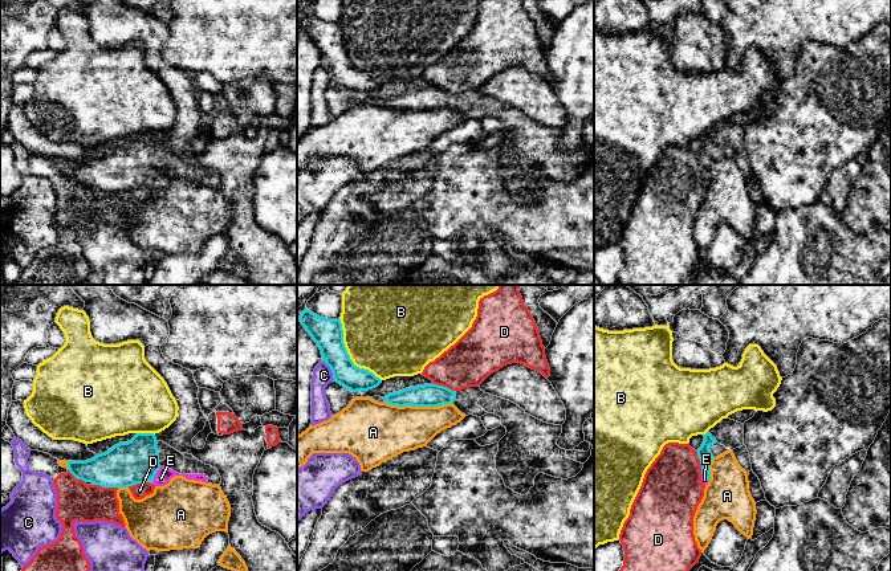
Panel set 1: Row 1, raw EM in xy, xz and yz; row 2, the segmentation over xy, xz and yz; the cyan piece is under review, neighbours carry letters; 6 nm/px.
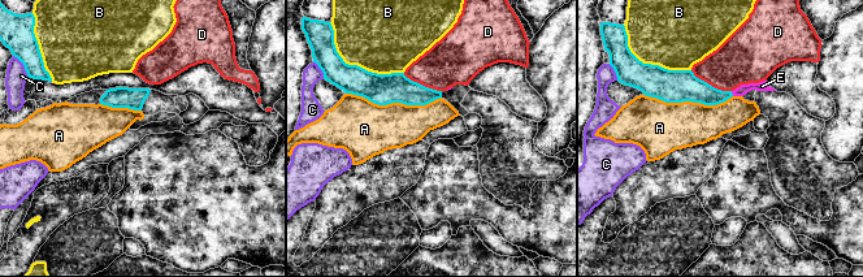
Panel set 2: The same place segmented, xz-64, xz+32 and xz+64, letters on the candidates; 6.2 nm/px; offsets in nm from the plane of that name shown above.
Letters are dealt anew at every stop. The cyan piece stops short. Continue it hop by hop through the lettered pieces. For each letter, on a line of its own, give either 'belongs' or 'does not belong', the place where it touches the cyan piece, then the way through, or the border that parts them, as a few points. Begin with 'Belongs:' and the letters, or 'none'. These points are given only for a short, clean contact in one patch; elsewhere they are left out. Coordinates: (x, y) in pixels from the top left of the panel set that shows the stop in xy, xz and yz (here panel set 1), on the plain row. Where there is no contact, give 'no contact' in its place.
Belongs: E
A: does not belong; contact xz (419, 109)
B: does not belong; contact xz (348, 57)
C: does not belong; contact xz (330, 72)
D: does not belong; contact yz (700, 166)
E: belongs; contact xy (155, 176); way xy (137, 164), (155, 176), (163, 179)

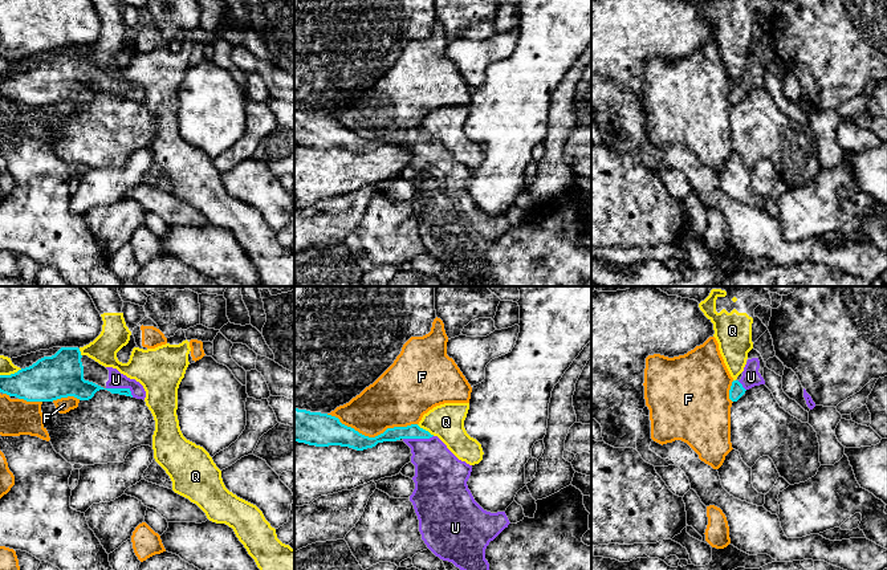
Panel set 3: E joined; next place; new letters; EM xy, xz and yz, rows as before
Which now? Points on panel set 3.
Belongs: U
F: does not belong; contact xz (371, 141)
Q: does not belong; contact xz (424, 133)
U: belongs; contact xy (121, 92); way xy (84, 93), (121, 92), (116, 82)

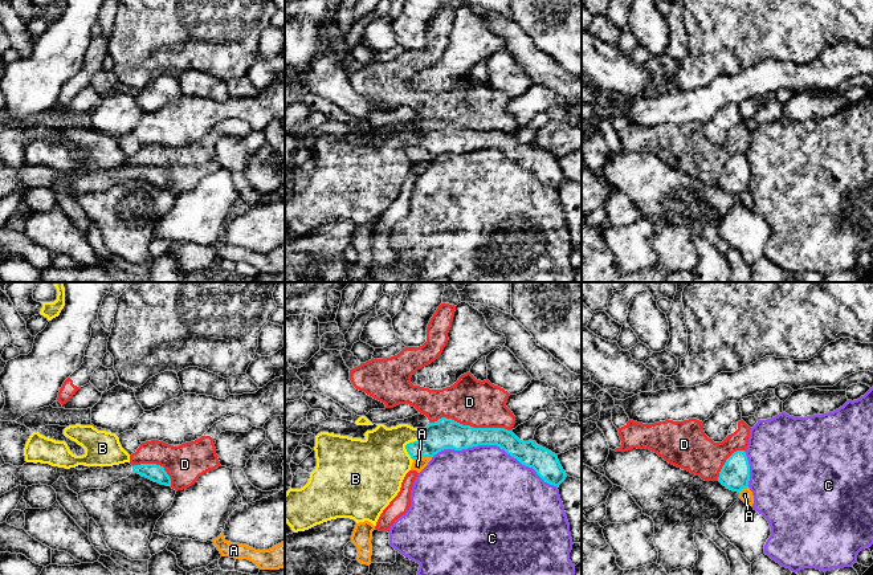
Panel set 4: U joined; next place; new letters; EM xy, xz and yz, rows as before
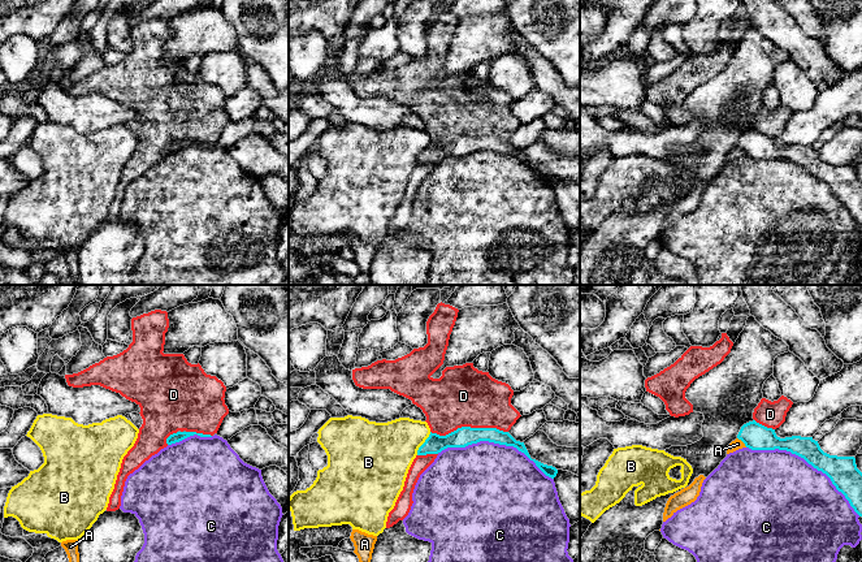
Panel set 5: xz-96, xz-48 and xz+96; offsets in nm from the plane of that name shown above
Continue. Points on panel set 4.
Belongs: none
A: does not belong; contact xz (421, 160)
B: does not belong; contact xz (410, 146); border xz (424, 131), (416, 143), (406, 149), (412, 163)
C: does not belong; contact xz (494, 147)
D: does not belong; contact xz (469, 129)

